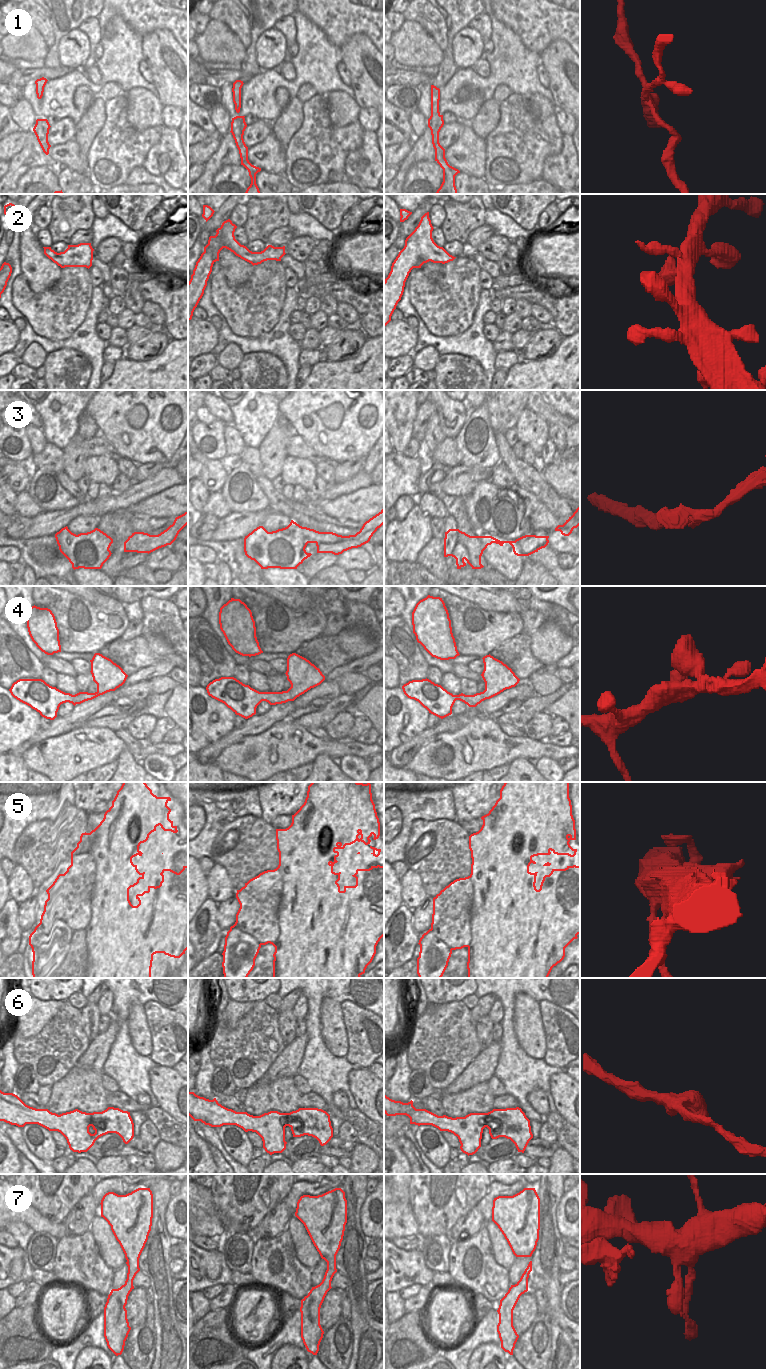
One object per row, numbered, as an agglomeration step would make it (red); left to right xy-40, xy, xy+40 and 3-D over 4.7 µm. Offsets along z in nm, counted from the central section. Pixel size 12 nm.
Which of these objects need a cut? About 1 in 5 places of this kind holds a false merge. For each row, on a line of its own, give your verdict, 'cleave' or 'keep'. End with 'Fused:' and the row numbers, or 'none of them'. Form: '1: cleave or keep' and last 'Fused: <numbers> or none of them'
1: cleave
2: keep
3: keep
4: keep
5: cleave
6: keep
7: keep
Fused: 1, 5

